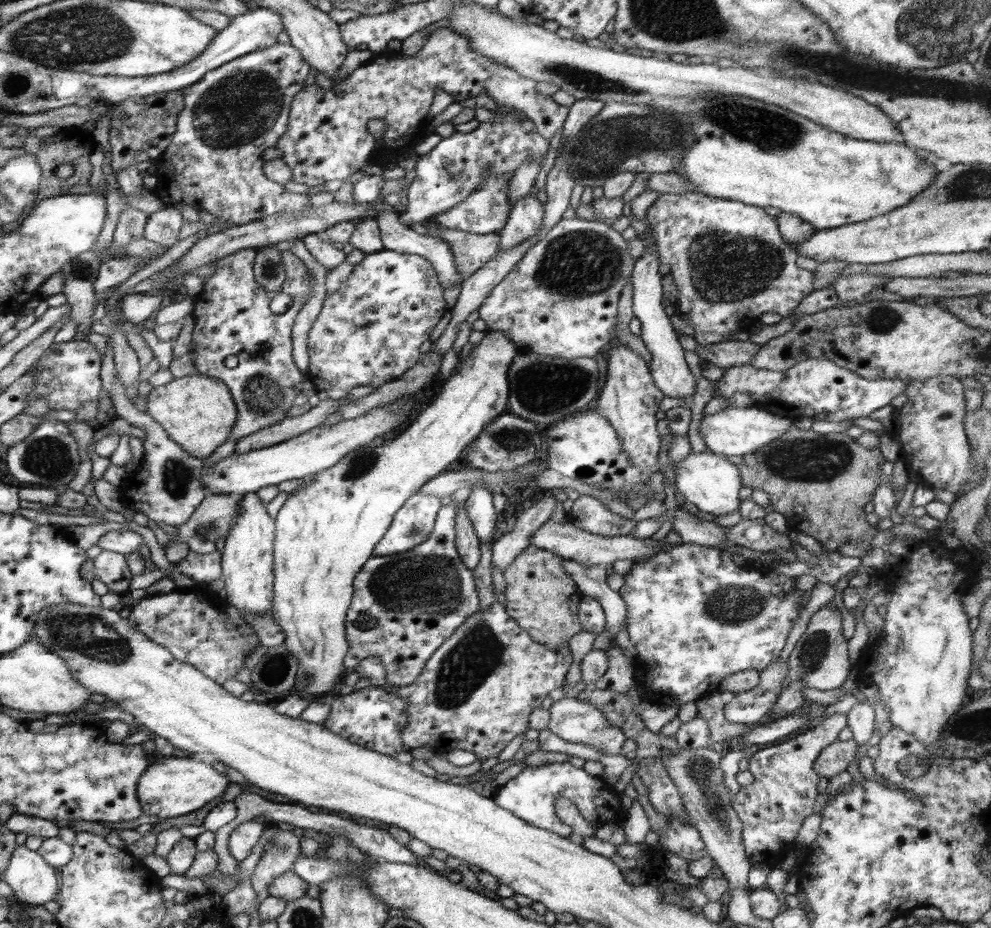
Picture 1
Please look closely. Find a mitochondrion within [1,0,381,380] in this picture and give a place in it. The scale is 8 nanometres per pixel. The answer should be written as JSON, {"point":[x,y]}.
{"point":[76,35]}

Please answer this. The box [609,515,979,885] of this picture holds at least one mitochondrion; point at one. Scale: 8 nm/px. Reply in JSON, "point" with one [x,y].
{"point":[700,771]}

